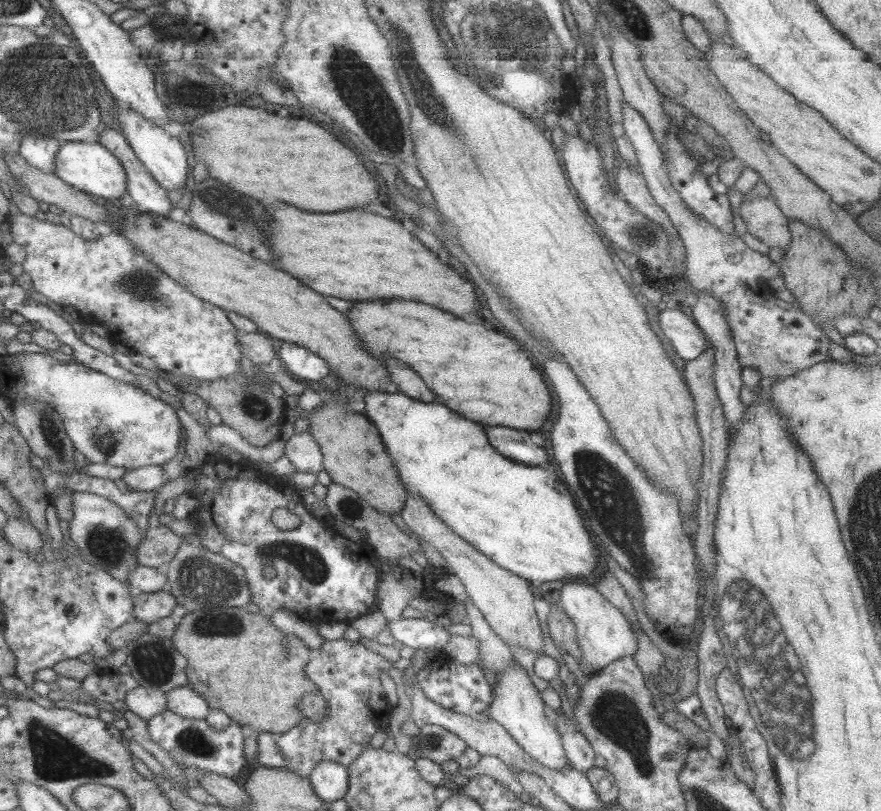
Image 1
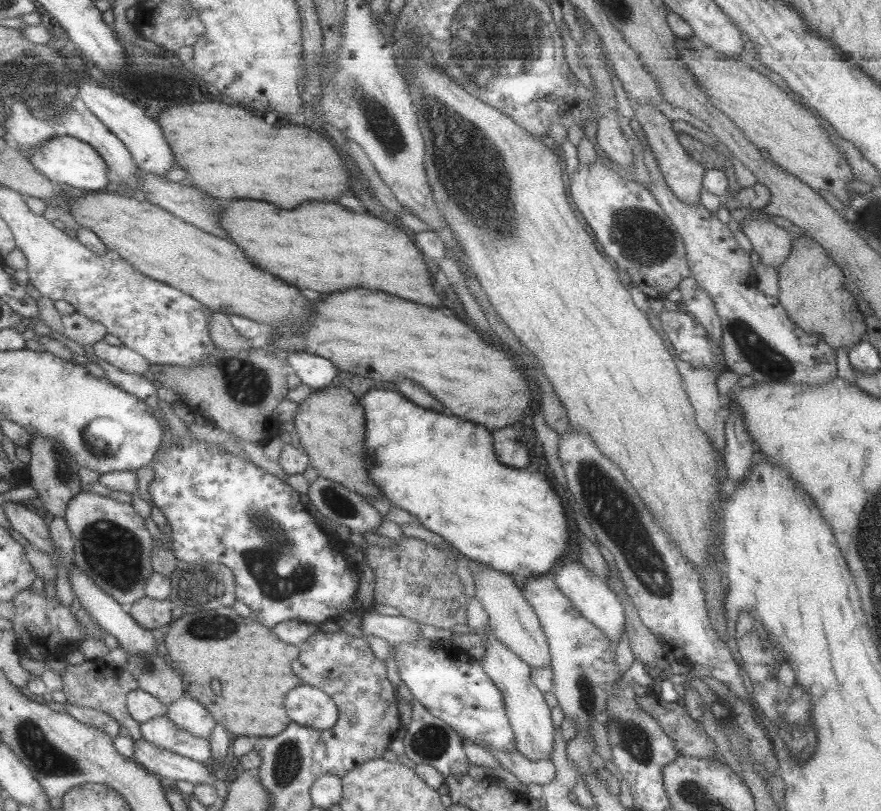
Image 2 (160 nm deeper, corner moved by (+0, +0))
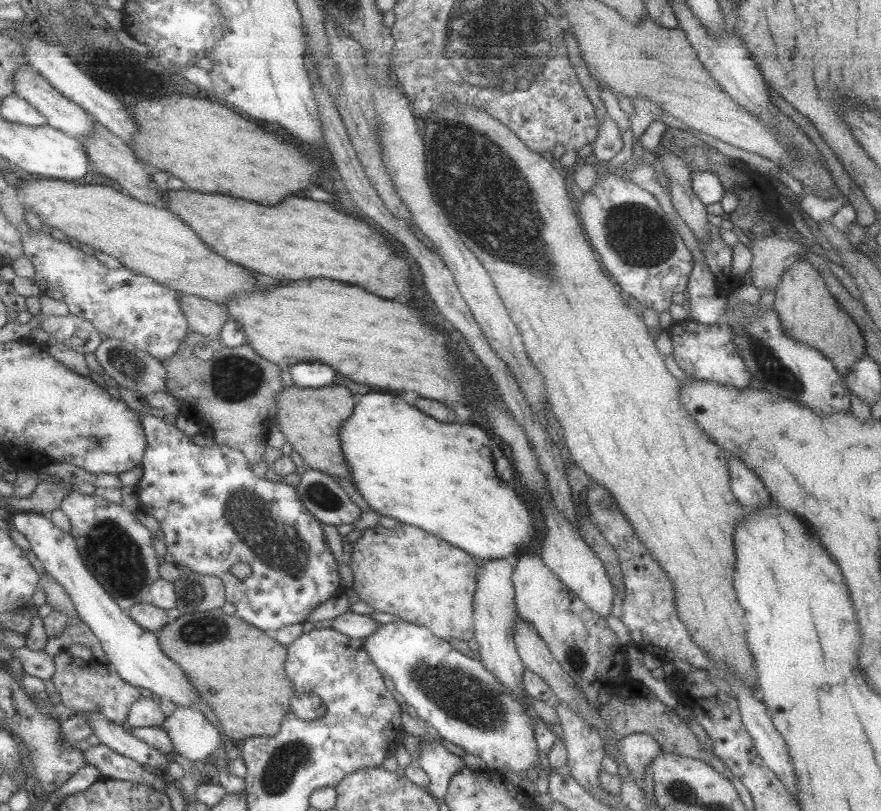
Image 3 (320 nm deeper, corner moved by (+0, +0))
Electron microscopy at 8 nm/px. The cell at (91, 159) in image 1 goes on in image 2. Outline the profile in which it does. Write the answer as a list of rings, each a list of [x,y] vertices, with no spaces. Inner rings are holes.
[[[58,133],[56,137],[46,140],[42,145],[27,151],[25,154],[29,160],[51,180],[61,186],[71,188],[83,188],[83,190],[104,190],[108,183],[105,176],[104,159],[100,153],[85,141],[77,140],[77,137]]]

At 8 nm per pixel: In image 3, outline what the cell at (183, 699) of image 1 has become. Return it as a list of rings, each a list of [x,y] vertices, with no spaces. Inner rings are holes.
[[[178,708],[165,717],[161,726],[166,730],[172,750],[189,762],[205,761],[221,746],[218,730],[197,708]]]

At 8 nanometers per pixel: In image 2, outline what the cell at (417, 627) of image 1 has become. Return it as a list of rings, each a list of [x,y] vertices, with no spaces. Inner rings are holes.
[[[365,610],[360,616],[358,624],[362,636],[376,636],[386,640],[389,644],[418,639],[417,622],[402,615],[388,616],[377,611]]]

